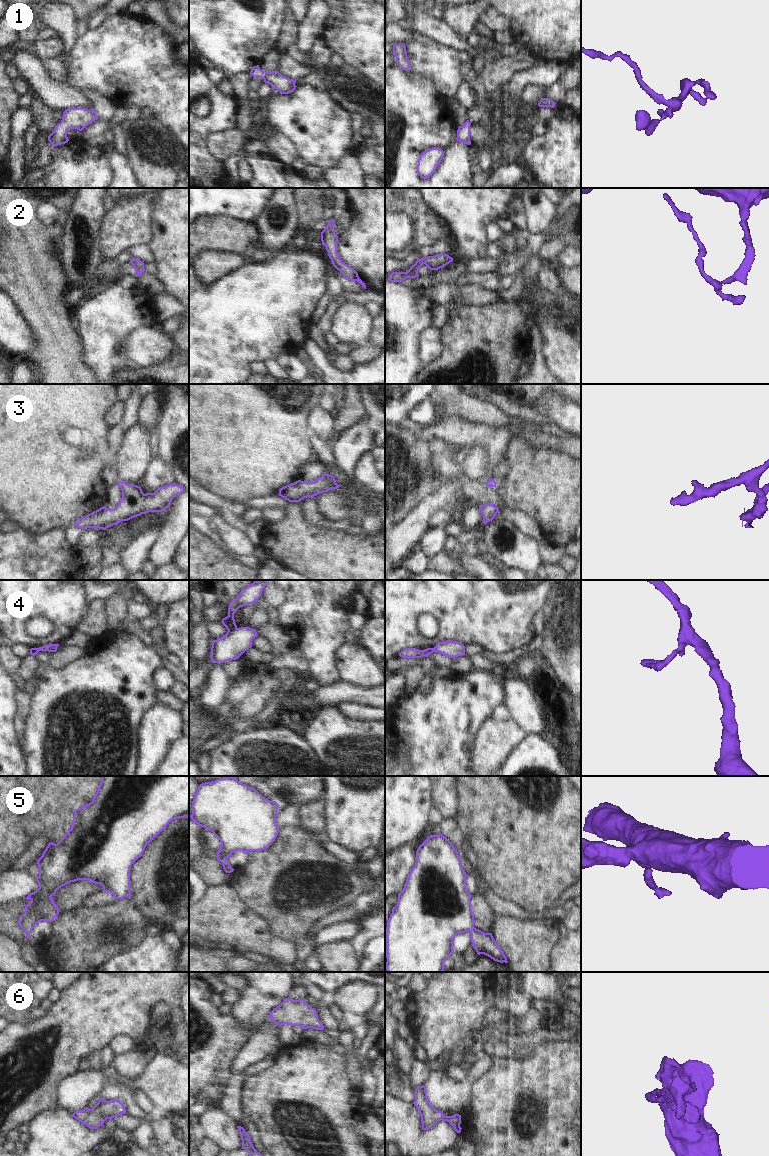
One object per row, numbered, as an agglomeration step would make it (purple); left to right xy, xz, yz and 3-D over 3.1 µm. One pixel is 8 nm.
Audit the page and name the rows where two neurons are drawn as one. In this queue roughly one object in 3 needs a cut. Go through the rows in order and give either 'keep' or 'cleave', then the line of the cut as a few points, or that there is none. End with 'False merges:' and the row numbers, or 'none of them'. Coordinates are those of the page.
1: keep; no cut
2: keep; no cut
3: keep; no cut
4: cleave; cut in xz along (236, 627), (228, 631)
5: keep; no cut
6: keep; no cut
False merges: 4

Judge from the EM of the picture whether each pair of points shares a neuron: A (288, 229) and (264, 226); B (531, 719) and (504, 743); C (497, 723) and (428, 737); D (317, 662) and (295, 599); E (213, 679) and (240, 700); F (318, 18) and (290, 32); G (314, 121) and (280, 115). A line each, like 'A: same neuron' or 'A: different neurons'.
A: same neuron
B: different neurons
C: different neurons
D: same neuron
E: different neurons
F: different neurons
G: same neuron

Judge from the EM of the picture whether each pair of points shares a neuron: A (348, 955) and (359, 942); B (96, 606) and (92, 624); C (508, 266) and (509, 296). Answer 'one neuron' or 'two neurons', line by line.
A: two neurons
B: one neuron
C: two neurons

